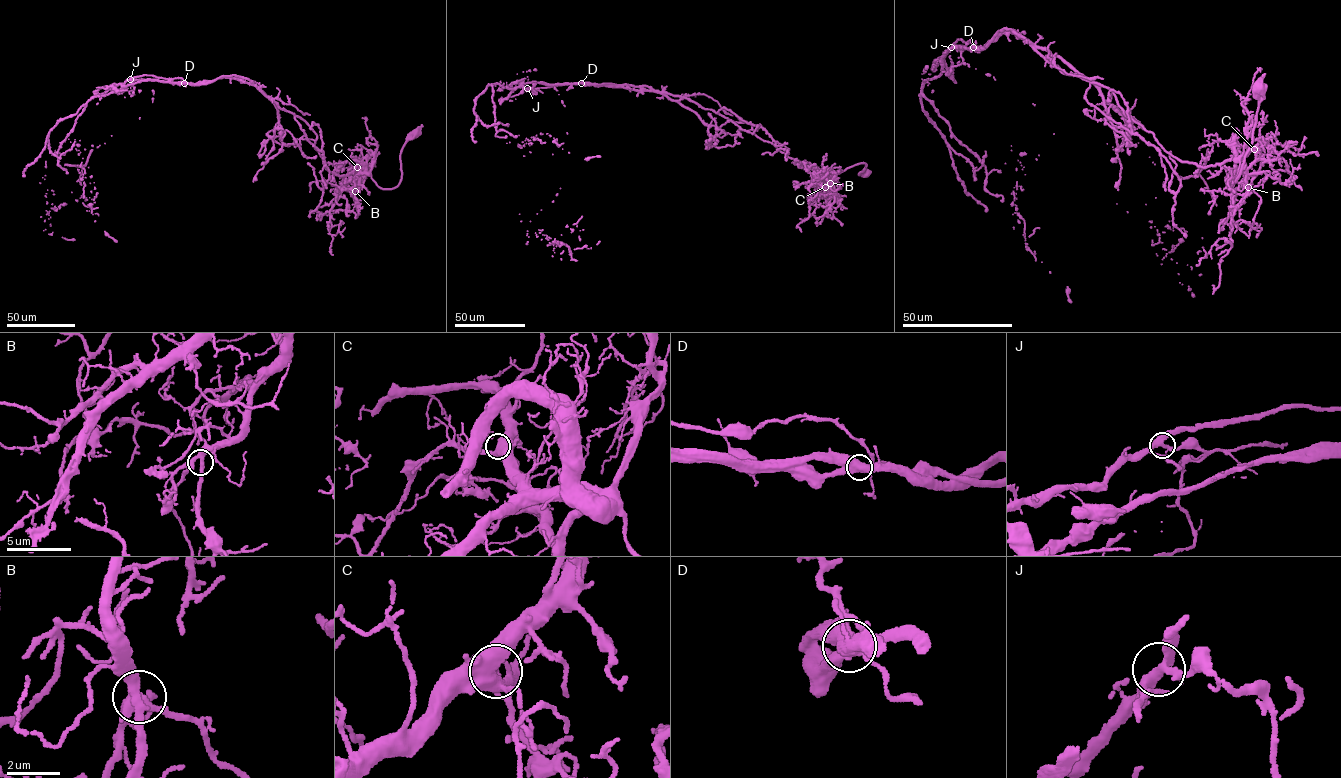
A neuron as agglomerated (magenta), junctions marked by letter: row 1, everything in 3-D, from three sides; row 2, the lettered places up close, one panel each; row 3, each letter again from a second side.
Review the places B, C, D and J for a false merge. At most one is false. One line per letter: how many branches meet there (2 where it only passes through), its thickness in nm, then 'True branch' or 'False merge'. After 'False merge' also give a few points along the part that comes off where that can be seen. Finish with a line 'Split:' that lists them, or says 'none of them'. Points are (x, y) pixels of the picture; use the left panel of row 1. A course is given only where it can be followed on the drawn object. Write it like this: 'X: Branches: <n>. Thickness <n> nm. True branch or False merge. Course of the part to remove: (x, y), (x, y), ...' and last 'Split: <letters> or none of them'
B: Branches: 3. Thickness 320 nm. True branch
C: Branches: 3. Thickness 480 nm. True branch
D: Branches: 3. Thickness 550 nm. False merge. Course of the part to remove: (184, 83), (154, 80), (139, 118), (51, 155), (51, 208), (72, 192), (98, 215)
J: Branches: 3. Thickness 320 nm. True branch
Split: D

